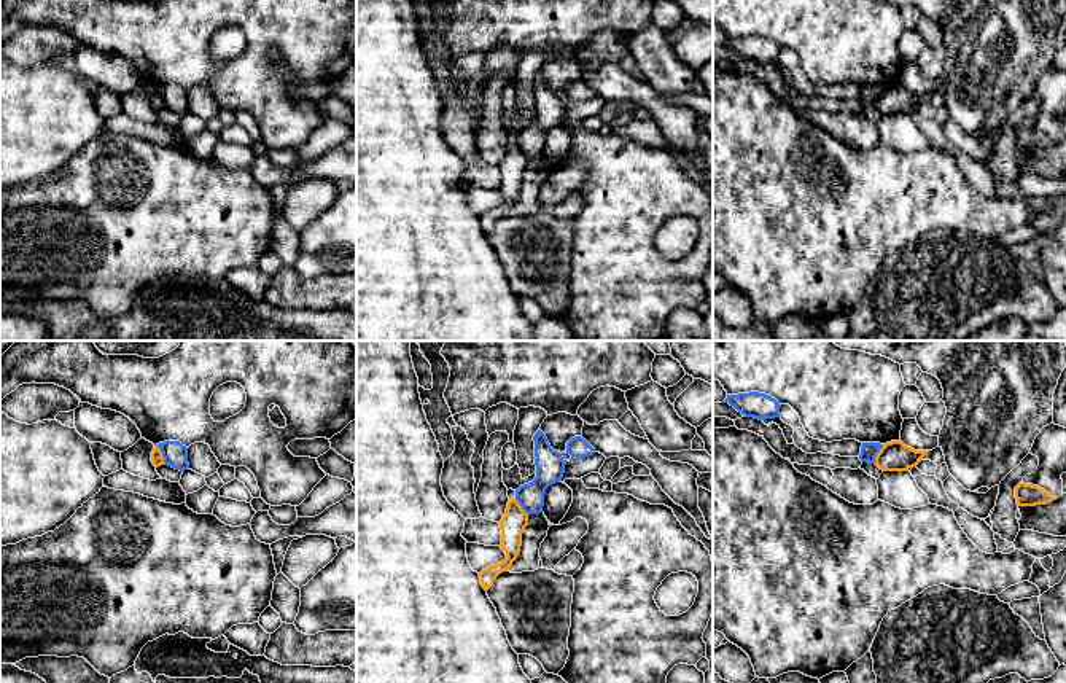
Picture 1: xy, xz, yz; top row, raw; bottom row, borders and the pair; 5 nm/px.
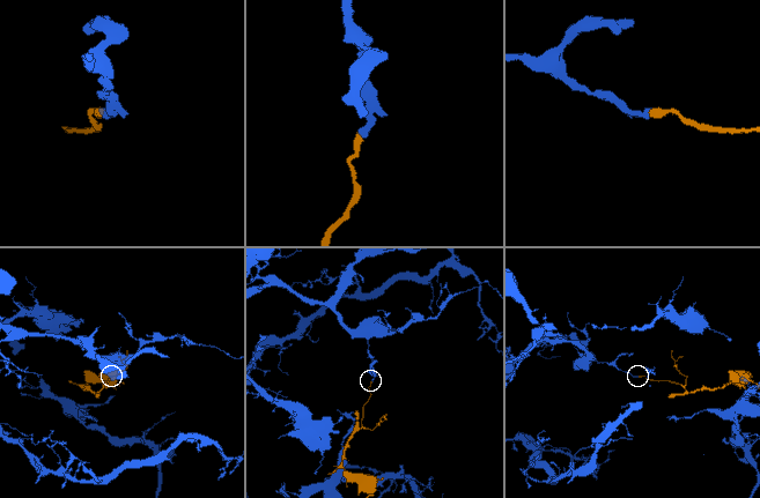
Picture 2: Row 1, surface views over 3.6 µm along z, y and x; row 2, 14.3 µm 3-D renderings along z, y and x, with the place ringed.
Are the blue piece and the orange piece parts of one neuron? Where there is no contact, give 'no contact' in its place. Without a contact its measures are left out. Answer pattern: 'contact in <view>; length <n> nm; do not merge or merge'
contact in yz; length 110 nm; do not merge

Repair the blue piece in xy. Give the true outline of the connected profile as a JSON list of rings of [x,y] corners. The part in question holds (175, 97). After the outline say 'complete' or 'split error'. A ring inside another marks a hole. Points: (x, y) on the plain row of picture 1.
[[[164,84],[156,89],[162,96],[165,108],[180,115],[185,115],[189,111],[188,91],[183,89],[180,84]]]; complete

